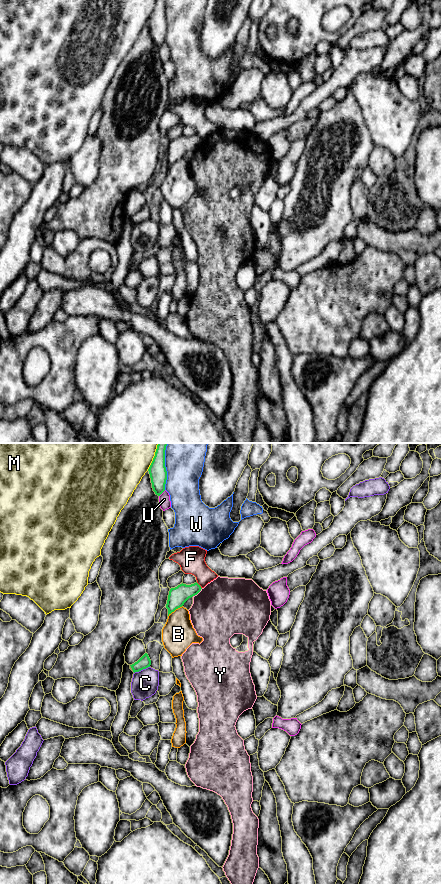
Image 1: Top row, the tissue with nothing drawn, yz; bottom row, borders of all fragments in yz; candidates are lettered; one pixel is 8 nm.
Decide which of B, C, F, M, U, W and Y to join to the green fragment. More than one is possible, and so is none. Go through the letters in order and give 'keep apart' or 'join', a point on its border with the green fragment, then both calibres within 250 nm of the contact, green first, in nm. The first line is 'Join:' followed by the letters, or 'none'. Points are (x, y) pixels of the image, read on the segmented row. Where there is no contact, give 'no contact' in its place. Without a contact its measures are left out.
Join: none
B: keep apart | yz (175, 609) | 150/260 nm
C: keep apart | yz (141, 669) | 100/220 nm
F: keep apart | yz (199, 585) | 150/220 nm
M: keep apart | yz (154, 457) | 140/480 nm
U: keep apart | yz (162, 492) | 140/100 nm
W: keep apart | yz (164, 466) | 140/320 nm
Y: keep apart | yz (197, 593) | 150/460 nm

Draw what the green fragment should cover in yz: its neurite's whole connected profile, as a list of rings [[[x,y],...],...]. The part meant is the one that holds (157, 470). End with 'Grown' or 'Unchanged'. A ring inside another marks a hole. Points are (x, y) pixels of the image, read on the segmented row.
[[[158,443],[153,461],[148,469],[152,488],[160,496],[165,491],[167,471],[165,467],[165,450],[167,443]]]. Unchanged

